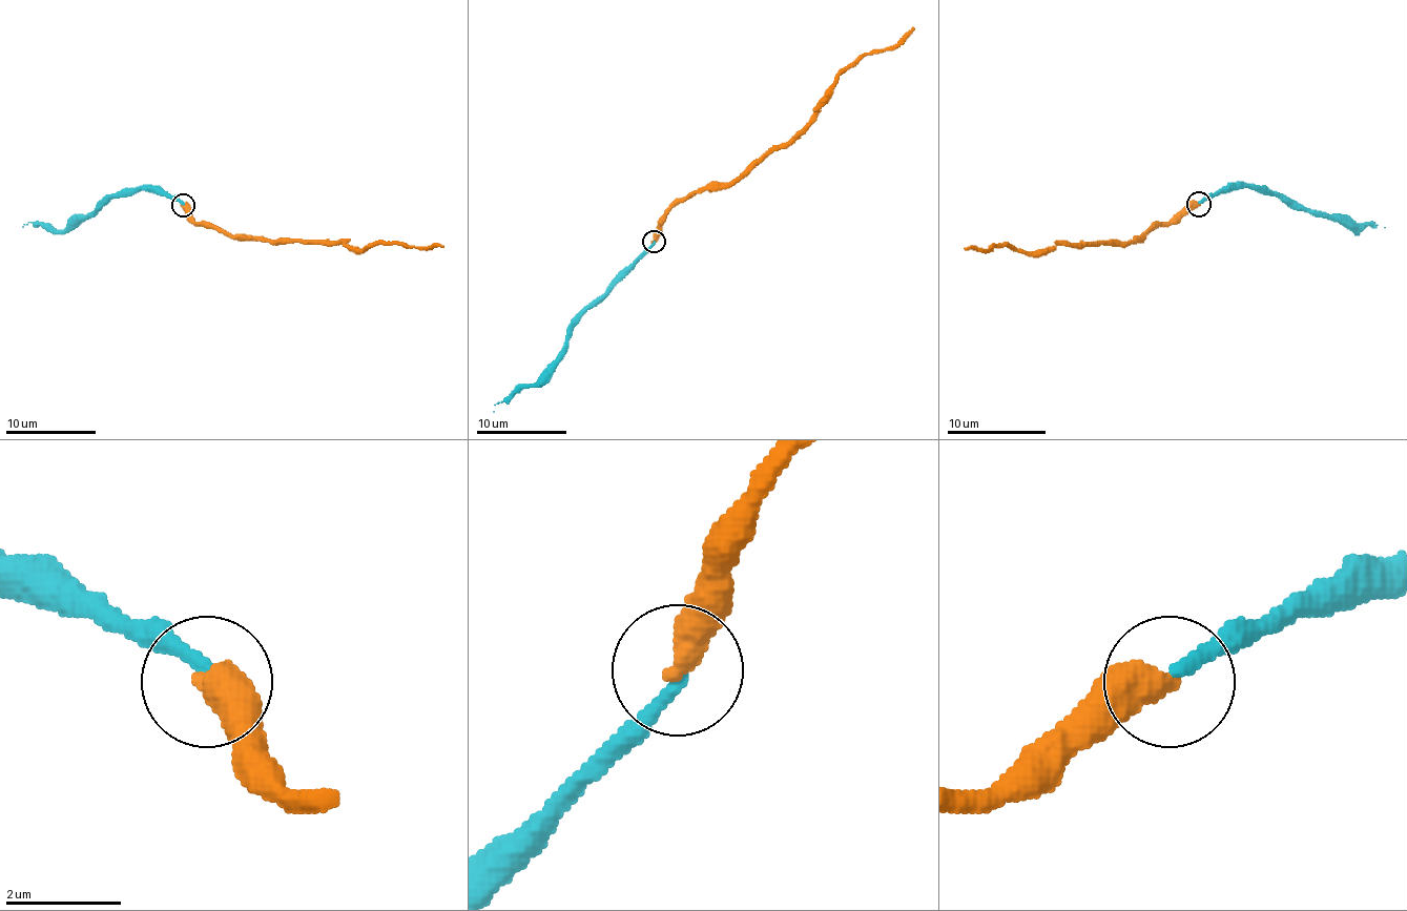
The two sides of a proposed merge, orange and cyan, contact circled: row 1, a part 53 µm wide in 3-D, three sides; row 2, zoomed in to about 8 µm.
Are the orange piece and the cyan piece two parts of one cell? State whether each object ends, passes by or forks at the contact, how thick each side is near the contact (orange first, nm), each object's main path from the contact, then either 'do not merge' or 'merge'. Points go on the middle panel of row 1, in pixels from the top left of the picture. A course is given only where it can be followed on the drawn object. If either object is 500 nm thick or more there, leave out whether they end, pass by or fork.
calibres 500 and 220 nm; course orange (654, 241), (667, 211), (695, 193), (736, 184), (809, 121), (843, 71), (864, 56), (891, 49), (913, 26); course cyan (654, 241), (573, 329), (566, 351), (532, 385), (519, 385), (494, 405), (494, 412); merge

